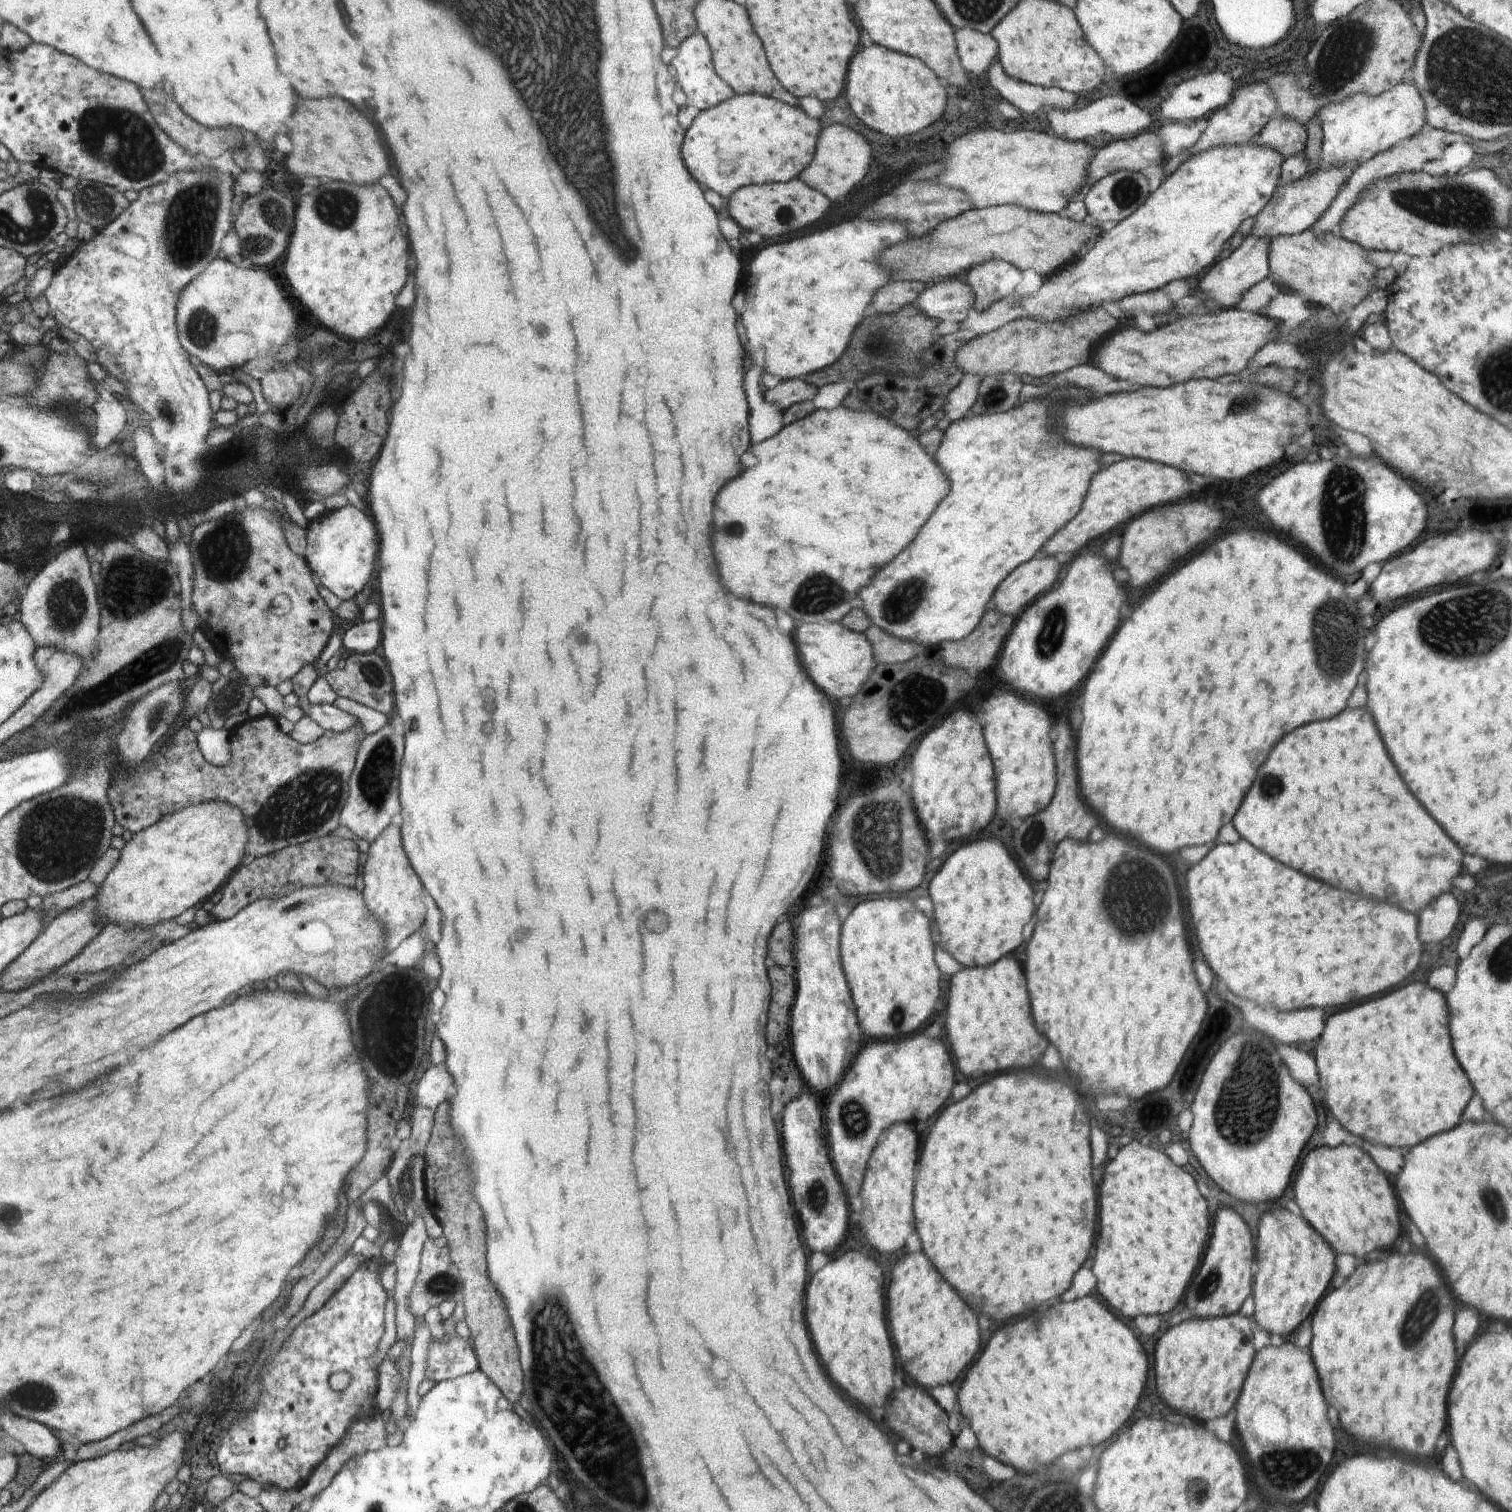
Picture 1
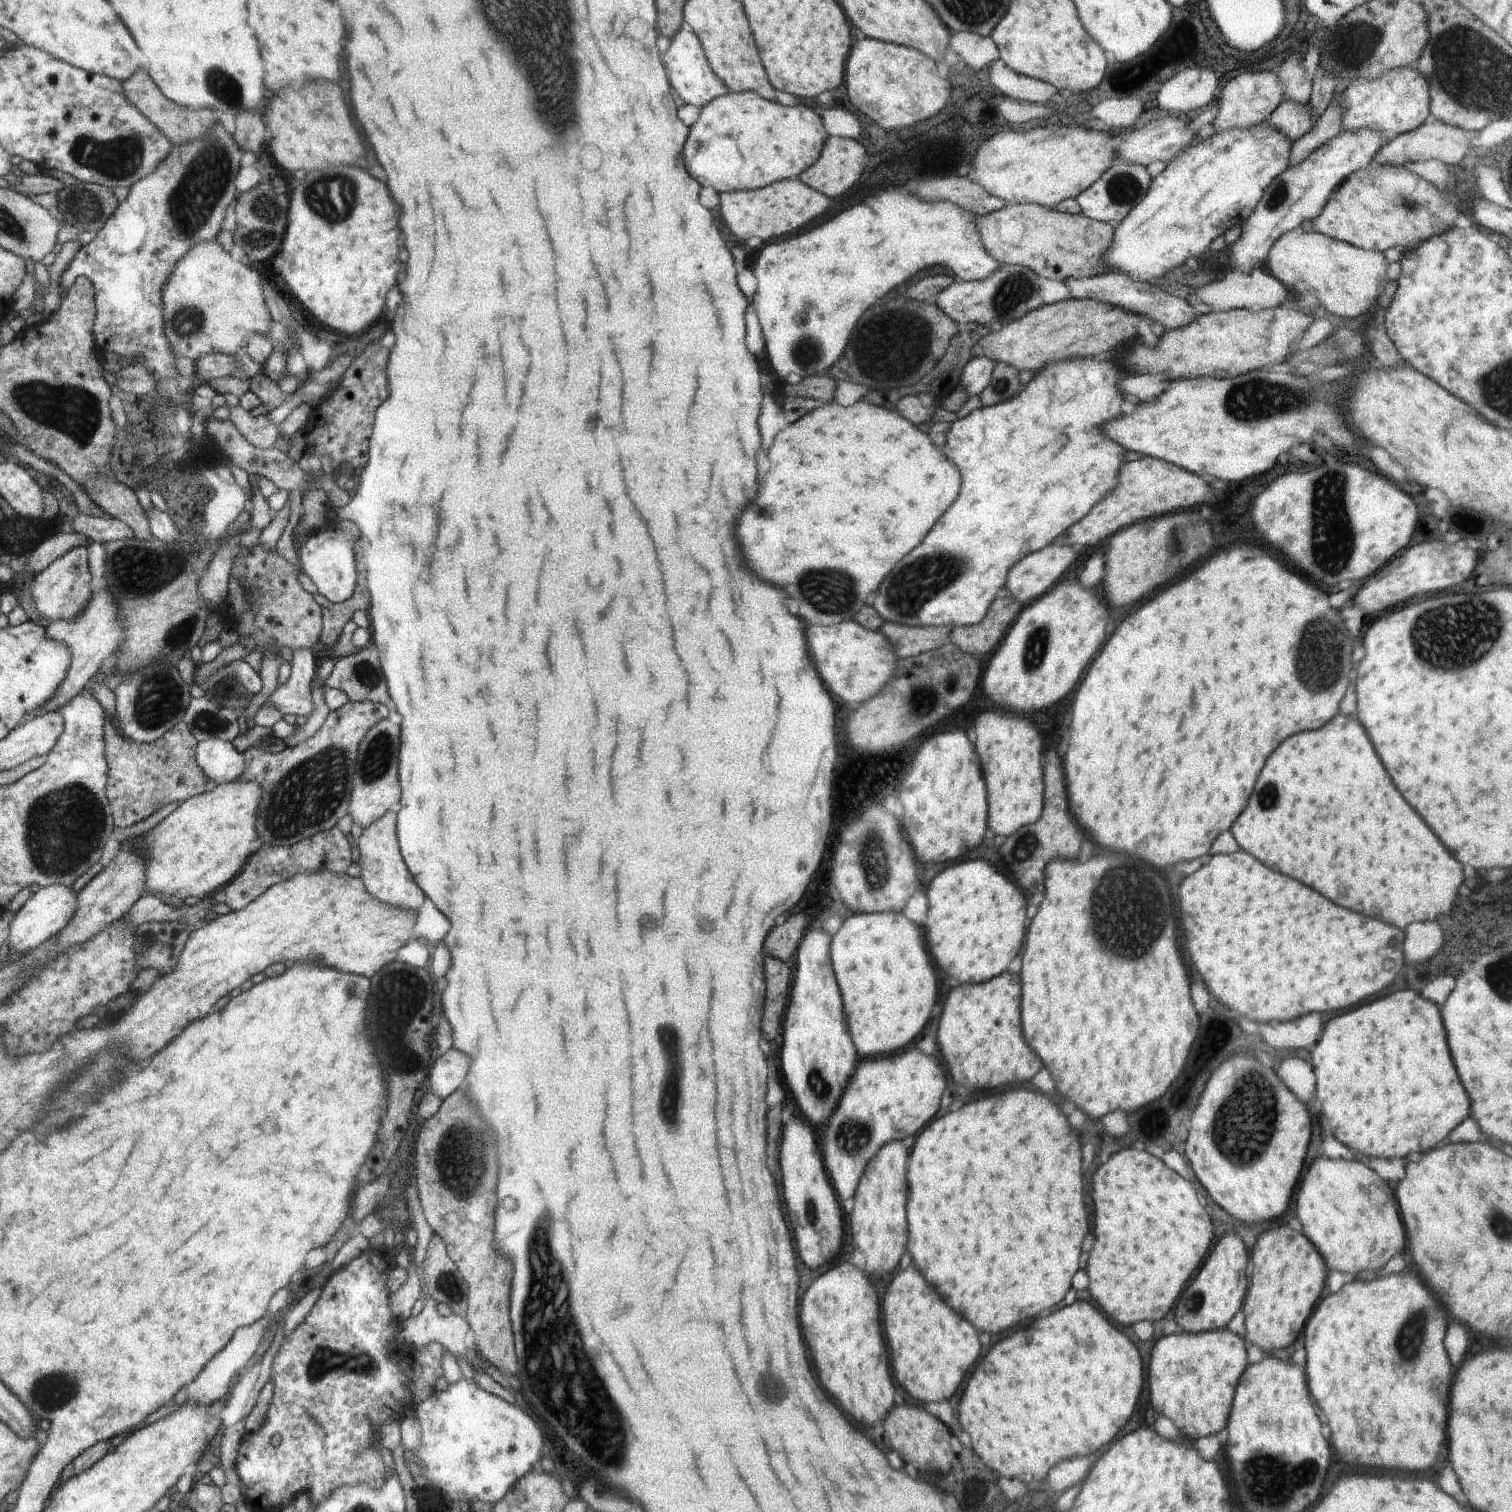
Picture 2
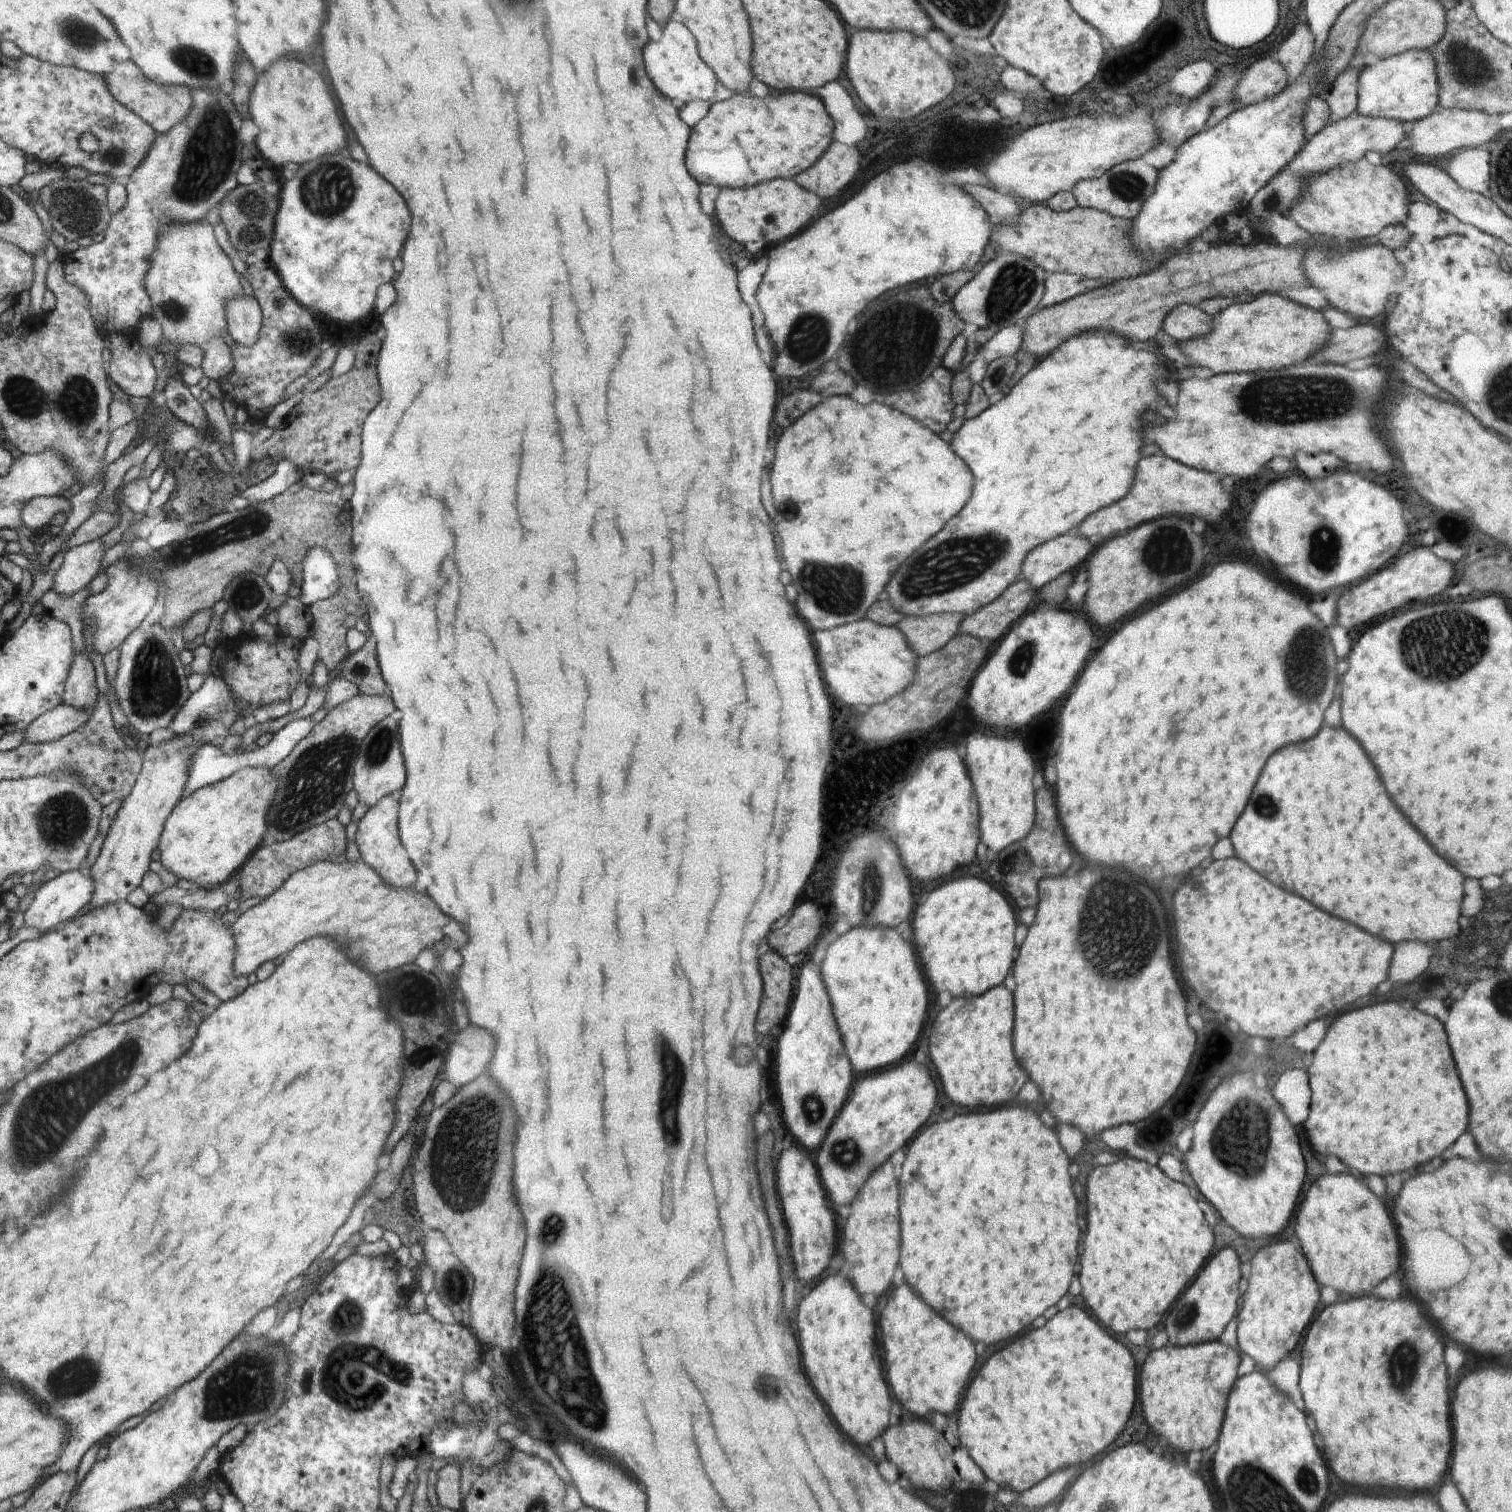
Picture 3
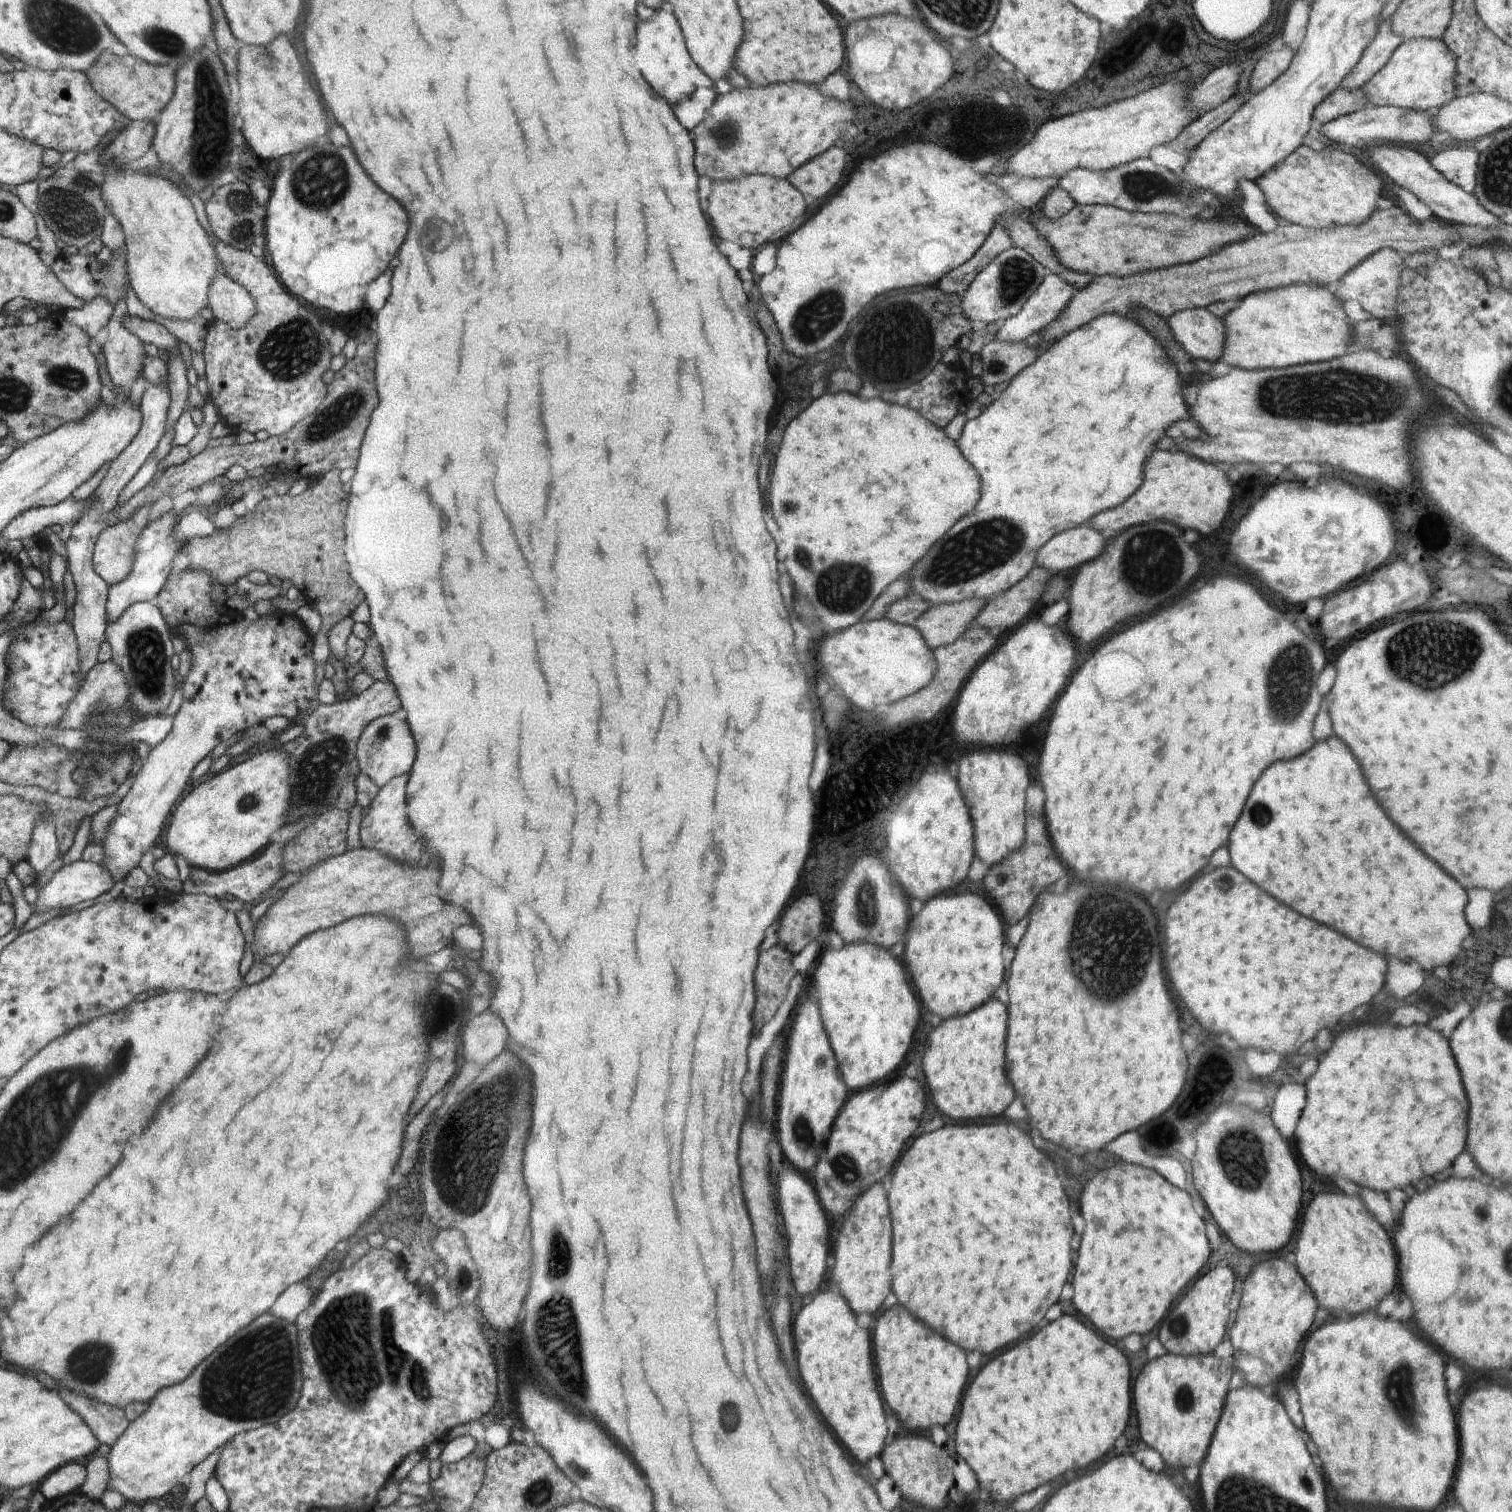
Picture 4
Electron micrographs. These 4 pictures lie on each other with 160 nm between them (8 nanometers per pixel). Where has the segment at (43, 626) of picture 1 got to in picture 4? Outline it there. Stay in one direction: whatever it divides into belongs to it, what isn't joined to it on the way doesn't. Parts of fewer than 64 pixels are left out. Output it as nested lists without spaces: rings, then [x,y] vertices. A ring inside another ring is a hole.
[[[152,503],[143,504],[133,512],[133,515],[126,518],[125,521],[107,526],[98,535],[93,550],[93,569],[109,585],[116,585],[120,581],[124,581],[132,570],[134,570],[135,557],[137,556],[137,543],[142,532],[145,530],[145,526],[150,522],[149,515],[153,506],[154,504]]]

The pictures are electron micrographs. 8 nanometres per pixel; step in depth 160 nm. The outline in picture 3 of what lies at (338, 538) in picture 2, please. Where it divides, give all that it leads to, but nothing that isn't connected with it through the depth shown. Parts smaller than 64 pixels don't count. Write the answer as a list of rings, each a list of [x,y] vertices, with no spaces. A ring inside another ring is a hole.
[[[322,547],[310,551],[304,560],[304,574],[299,599],[310,606],[316,600],[335,595],[340,589],[340,575],[332,555]]]

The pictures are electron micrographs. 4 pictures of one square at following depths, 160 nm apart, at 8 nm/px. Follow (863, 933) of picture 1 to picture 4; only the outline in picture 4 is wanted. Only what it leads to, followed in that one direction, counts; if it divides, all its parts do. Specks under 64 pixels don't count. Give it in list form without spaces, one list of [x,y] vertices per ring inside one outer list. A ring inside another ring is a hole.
[[[868,943],[845,944],[840,950],[829,947],[814,982],[825,1031],[850,1093],[882,1082],[904,1060],[920,1025],[918,997],[902,959]]]

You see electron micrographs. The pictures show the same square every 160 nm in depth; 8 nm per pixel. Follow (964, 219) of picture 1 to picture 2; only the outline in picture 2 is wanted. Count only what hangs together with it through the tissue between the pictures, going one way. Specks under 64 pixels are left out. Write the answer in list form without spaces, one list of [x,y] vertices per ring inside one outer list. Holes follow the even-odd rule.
[[[1014,202],[1007,203],[1001,211],[976,216],[976,218],[975,223],[984,248],[1000,265],[1020,265],[1033,270],[1041,279],[1054,279],[1055,281],[1065,281],[1068,277],[1093,277],[1108,273],[1103,265],[1103,257],[1113,239],[1115,227],[1110,223],[1091,219],[1084,216],[1082,212],[1071,215],[1036,203]]]

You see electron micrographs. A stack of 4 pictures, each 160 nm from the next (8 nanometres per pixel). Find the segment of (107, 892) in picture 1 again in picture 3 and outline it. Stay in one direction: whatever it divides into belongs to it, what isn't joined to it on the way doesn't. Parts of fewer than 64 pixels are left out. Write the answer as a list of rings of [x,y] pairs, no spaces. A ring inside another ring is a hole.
[[[246,767],[184,796],[166,819],[157,846],[163,866],[178,878],[210,888],[228,880],[260,846],[266,814],[273,806],[279,776],[268,767]]]

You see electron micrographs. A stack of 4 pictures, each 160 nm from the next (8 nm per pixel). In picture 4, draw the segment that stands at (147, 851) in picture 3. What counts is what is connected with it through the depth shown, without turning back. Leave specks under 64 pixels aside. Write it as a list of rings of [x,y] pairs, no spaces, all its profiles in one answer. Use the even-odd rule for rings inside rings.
[[[186,567],[180,570],[175,580],[165,584],[155,600],[171,633],[175,632],[184,638],[187,649],[192,654],[192,665],[189,674],[183,678],[184,700],[173,718],[168,736],[150,751],[146,762],[137,764],[136,780],[126,796],[118,802],[116,816],[101,842],[106,857],[102,866],[109,871],[115,882],[126,878],[128,872],[140,862],[142,853],[154,846],[166,816],[173,812],[176,804],[188,791],[188,777],[194,767],[208,757],[217,744],[228,740],[237,732],[246,732],[254,725],[262,725],[273,717],[286,717],[292,725],[302,724],[304,714],[310,710],[310,700],[316,696],[314,646],[312,638],[296,616],[274,610],[252,622],[226,604],[212,604],[214,595],[211,576],[205,570]]]

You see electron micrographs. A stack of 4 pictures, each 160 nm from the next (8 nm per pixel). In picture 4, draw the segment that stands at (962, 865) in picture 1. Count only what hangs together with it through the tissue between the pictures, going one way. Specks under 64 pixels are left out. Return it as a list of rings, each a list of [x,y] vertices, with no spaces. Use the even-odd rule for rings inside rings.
[[[977,894],[931,898],[923,904],[918,916],[910,918],[901,959],[909,972],[916,996],[922,1000],[924,1010],[928,1010],[928,1016],[940,1016],[943,1020],[959,1017],[981,1007],[992,998],[1004,980],[1004,924],[998,908]]]

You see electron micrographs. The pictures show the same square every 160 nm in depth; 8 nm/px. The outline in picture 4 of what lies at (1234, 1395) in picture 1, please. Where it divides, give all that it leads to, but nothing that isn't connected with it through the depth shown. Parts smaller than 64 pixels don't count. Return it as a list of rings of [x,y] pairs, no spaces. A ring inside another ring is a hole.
[[[1166,1354],[1160,1358],[1147,1361],[1142,1372],[1138,1374],[1131,1394],[1134,1398],[1133,1411],[1138,1419],[1142,1440],[1149,1448],[1154,1448],[1170,1468],[1188,1468],[1200,1466],[1206,1456],[1216,1425],[1220,1420],[1224,1403],[1229,1392],[1228,1383],[1234,1373],[1229,1358],[1218,1359],[1213,1354],[1182,1356]]]

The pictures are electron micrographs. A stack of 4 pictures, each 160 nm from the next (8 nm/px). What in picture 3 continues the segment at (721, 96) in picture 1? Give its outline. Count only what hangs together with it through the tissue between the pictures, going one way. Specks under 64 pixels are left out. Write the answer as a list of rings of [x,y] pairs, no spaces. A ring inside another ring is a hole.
[[[670,20],[662,28],[660,42],[652,42],[646,46],[646,70],[650,70],[650,80],[662,94],[668,98],[680,98],[680,102],[690,102],[694,99],[711,99],[715,96],[718,80],[715,72],[701,59],[697,49],[697,39],[692,31],[680,22]]]

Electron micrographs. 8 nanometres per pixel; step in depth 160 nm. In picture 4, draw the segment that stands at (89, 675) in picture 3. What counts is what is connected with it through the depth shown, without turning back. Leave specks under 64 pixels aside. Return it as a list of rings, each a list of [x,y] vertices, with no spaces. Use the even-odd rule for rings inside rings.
[[[148,384],[148,388],[145,388],[139,404],[142,414],[140,432],[133,438],[132,444],[116,460],[112,461],[108,473],[89,496],[91,501],[87,502],[88,506],[83,510],[81,518],[78,519],[76,524],[73,524],[71,535],[65,544],[67,567],[70,569],[70,574],[72,574],[76,586],[72,622],[73,630],[79,642],[79,654],[82,658],[83,682],[81,686],[84,684],[85,674],[94,665],[98,664],[97,656],[101,652],[101,644],[106,641],[106,603],[109,584],[102,580],[93,569],[93,550],[101,530],[108,526],[107,514],[117,506],[120,492],[134,478],[138,469],[146,462],[146,458],[158,446],[158,442],[167,426],[170,403],[171,394],[166,385]]]

